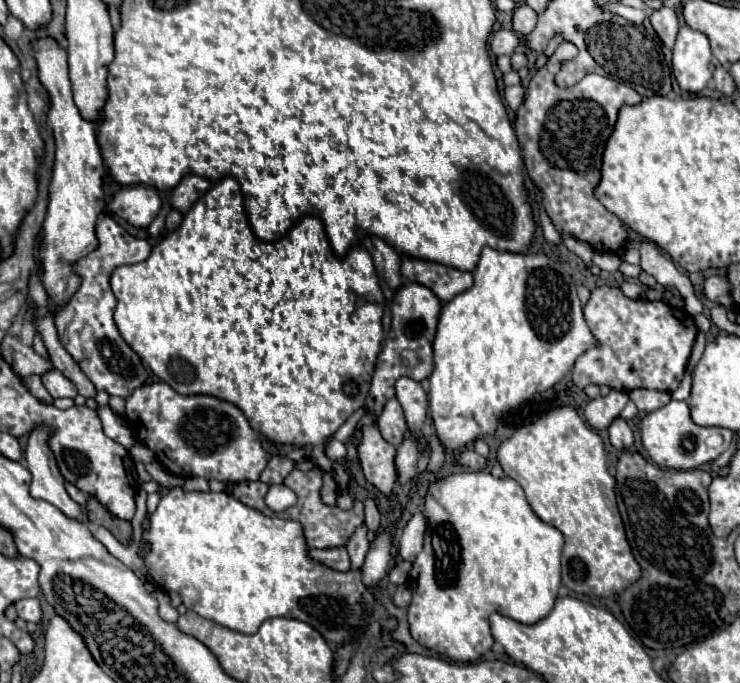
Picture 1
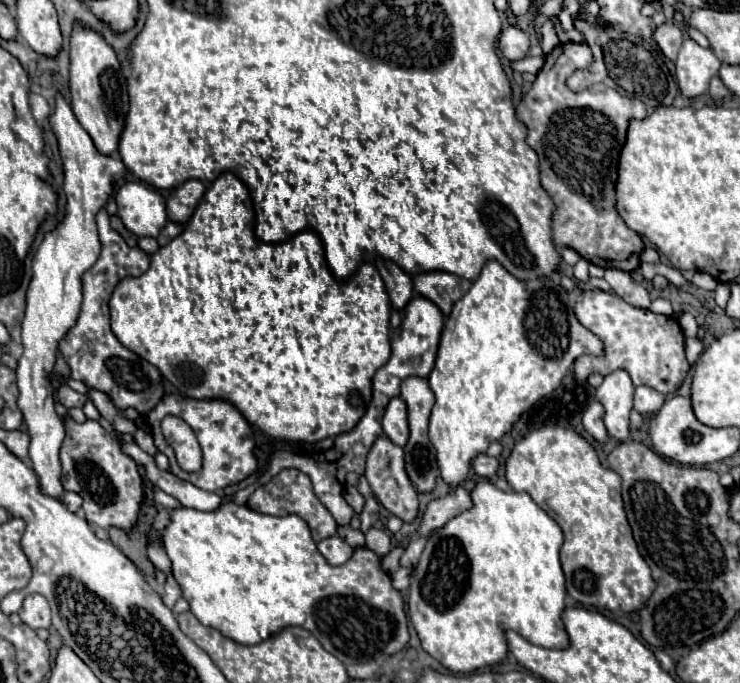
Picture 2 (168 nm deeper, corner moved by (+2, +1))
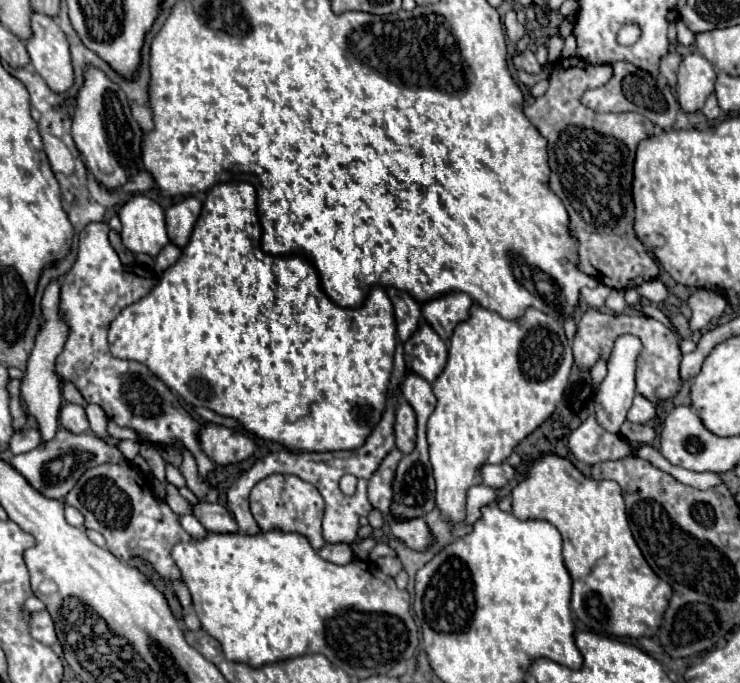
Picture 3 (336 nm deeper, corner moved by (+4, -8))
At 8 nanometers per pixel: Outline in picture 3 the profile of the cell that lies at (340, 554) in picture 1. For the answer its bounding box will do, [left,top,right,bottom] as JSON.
[318,544,354,564]

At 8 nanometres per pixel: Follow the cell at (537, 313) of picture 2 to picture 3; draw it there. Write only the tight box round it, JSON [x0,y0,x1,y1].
[426,304,570,522]

